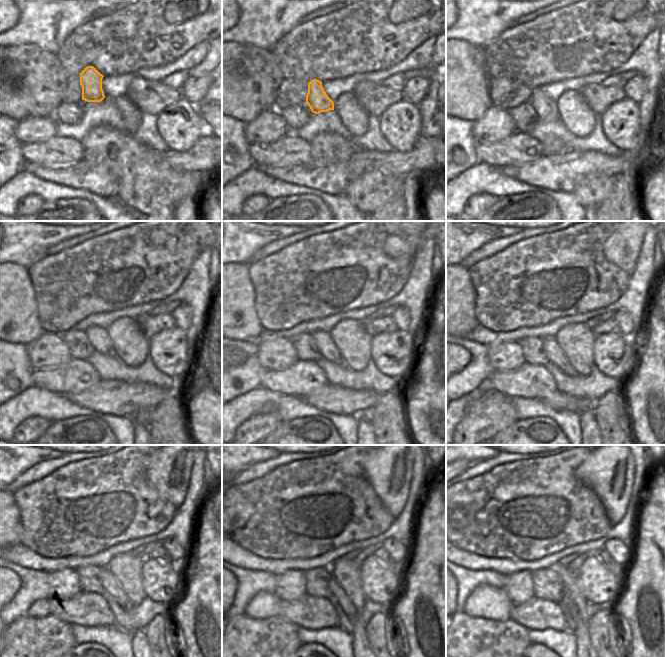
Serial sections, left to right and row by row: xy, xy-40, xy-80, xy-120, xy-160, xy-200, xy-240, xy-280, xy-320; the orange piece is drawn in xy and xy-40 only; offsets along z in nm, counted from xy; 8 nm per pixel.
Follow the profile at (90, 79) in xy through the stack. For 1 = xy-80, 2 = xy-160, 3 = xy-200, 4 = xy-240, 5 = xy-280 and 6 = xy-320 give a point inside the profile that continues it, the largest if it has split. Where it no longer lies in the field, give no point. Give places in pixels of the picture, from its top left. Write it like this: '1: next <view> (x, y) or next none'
1: next xy-80 (546, 110)
2: next xy-160 (323, 341)
3: next xy-200 (556, 356)
4: next xy-240 (113, 590)
5: next xy-280 (360, 644)
6: next xy-320 (584, 648)

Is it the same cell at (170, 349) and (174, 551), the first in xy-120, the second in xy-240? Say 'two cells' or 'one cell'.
two cells

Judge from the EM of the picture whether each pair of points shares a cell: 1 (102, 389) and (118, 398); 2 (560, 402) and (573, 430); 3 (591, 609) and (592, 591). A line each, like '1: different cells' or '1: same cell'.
1: different cells
2: different cells
3: different cells

